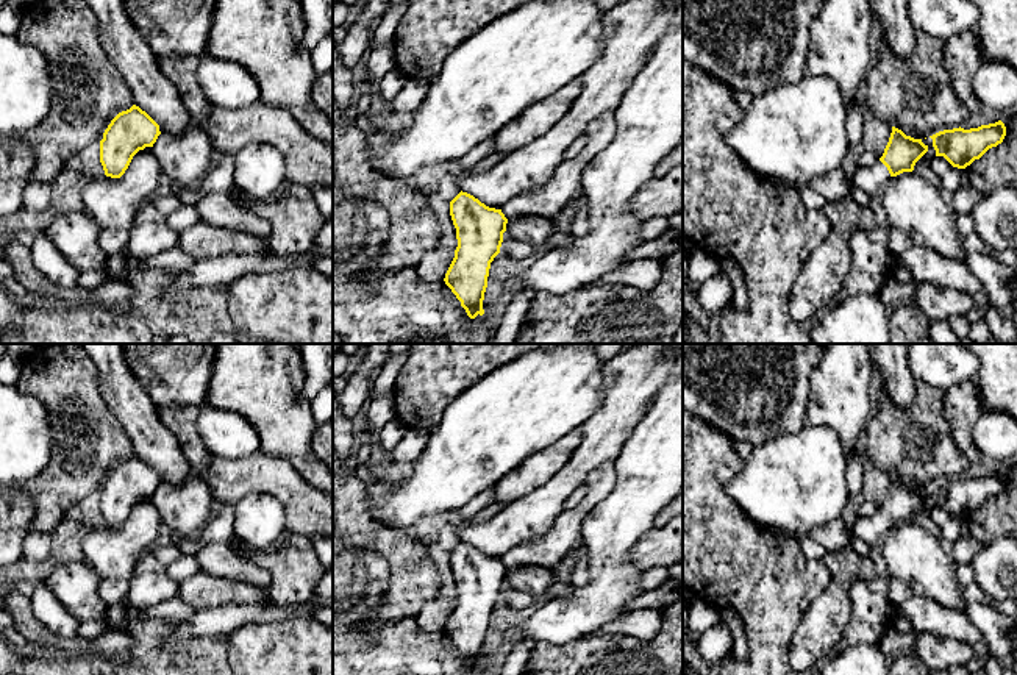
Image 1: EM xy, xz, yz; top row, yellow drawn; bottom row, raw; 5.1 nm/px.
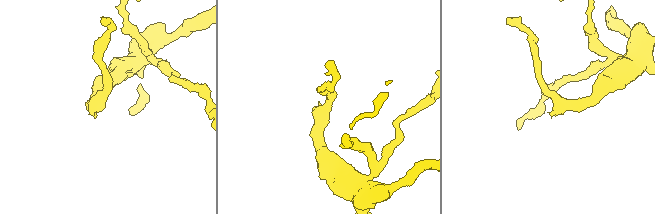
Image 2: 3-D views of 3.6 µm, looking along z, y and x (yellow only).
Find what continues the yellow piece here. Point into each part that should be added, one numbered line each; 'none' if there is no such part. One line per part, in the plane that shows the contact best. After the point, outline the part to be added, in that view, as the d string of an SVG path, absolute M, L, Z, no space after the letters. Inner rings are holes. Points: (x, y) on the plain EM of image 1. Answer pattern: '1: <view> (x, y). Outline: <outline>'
1: yz (869, 528). Outline: M878 509L872 516L861 516L850 530L850 536L864 541L870 547L890 530L887 517Z

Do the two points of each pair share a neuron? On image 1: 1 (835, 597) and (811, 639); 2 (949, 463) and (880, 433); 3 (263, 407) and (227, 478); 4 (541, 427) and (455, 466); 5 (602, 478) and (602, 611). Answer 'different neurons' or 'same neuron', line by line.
1: same neuron
2: same neuron
3: different neurons
4: same neuron
5: different neurons

